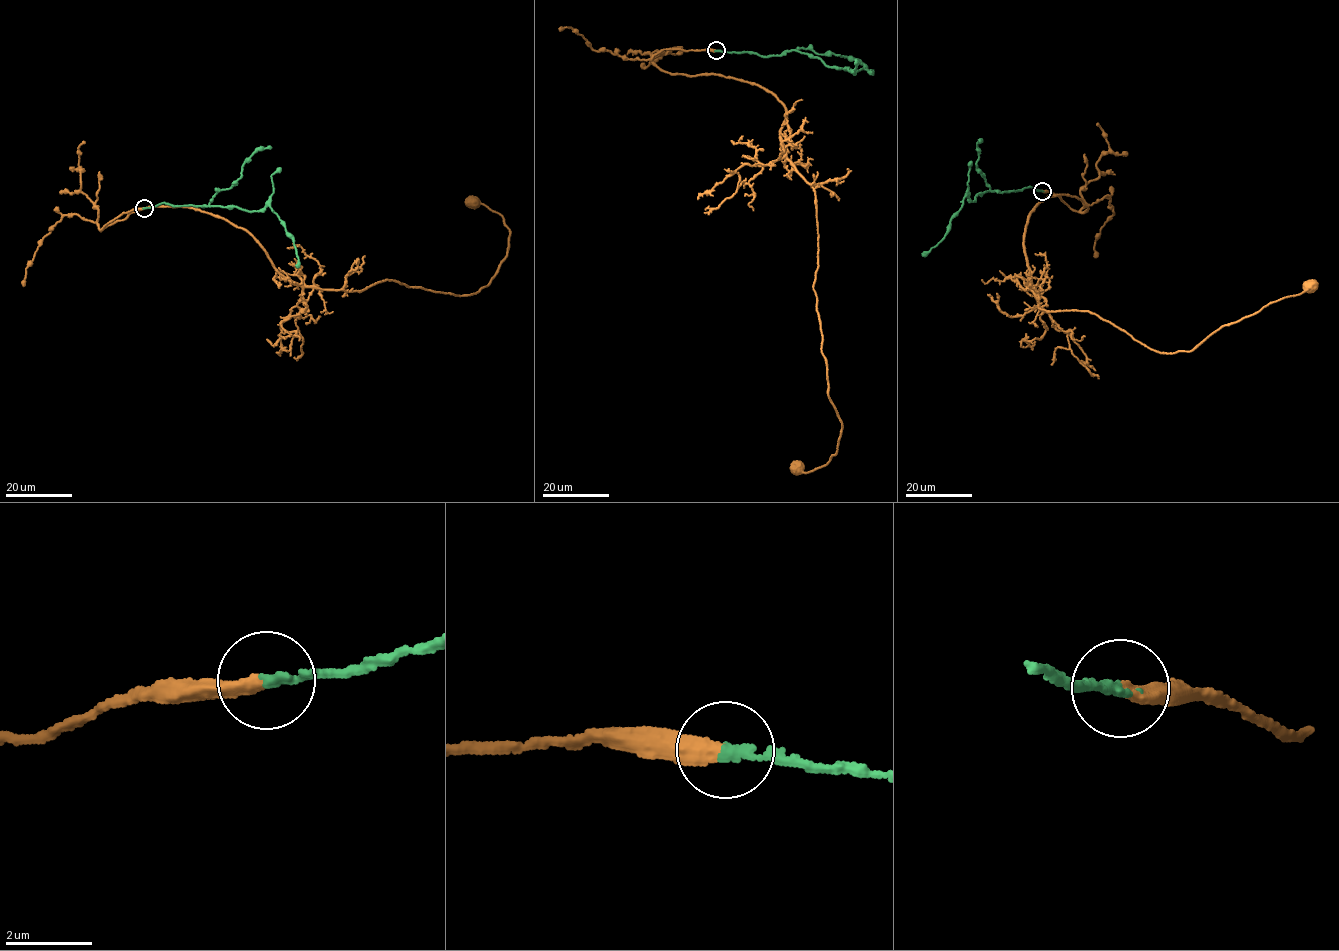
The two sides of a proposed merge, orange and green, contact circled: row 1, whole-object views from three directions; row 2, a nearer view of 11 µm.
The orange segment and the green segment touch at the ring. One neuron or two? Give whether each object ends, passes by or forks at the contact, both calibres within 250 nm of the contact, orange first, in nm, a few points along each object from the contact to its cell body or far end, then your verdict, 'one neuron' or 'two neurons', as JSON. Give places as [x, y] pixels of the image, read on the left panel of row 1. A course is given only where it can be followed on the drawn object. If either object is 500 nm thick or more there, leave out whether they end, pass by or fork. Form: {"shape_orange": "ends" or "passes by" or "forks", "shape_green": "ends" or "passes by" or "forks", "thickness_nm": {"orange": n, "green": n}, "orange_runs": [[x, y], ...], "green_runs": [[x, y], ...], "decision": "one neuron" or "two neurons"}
{"shape_orange": "ends", "shape_green": "ends", "thickness_nm": {"orange": 320, "green": 220}, "orange_runs": [[144, 208], [101, 231], [186, 207], [243, 228], [303, 286], [466, 295], [490, 284], [510, 235], [472, 199]], "green_runs": [[144, 208], [161, 203], [261, 211], [269, 205], [294, 245], [297, 267]], "decision": "one neuron"}

